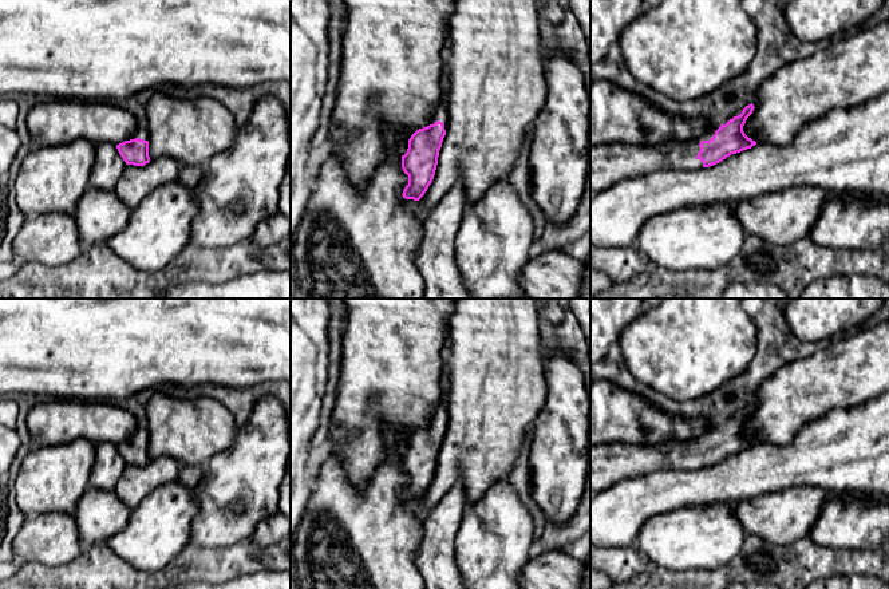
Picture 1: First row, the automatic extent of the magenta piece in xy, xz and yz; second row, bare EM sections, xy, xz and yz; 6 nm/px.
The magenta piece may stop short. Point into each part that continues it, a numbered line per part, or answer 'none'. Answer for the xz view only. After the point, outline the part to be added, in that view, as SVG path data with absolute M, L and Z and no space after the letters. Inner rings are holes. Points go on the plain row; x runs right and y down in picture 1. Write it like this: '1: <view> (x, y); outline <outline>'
1: xz (441, 414); outline M444 367L440 376L440 387L442 387L440 404L438 410L435 411L430 424L434 424L436 420L439 420L444 424L444 430L447 430L449 411L447 411L447 404L446 404L446 395L447 395L447 388L449 388L449 376L447 376L447 369Z

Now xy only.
1: xy (142, 430); outline M141 422L141 424L137 427L134 435L131 436L131 439L143 439L143 440L149 440L149 427Z

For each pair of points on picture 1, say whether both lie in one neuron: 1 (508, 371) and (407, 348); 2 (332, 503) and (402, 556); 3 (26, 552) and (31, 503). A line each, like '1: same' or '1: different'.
1: different
2: same
3: different

